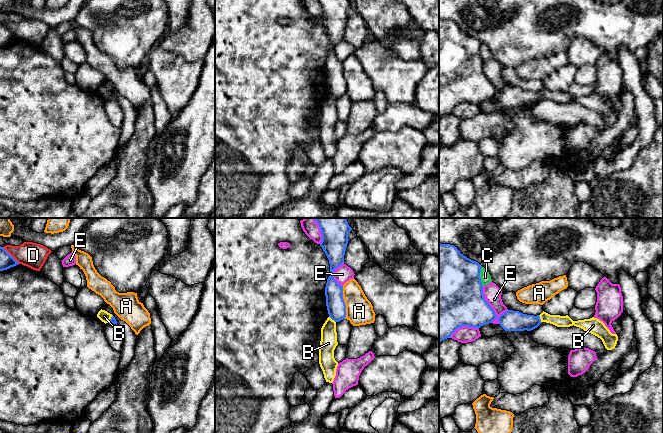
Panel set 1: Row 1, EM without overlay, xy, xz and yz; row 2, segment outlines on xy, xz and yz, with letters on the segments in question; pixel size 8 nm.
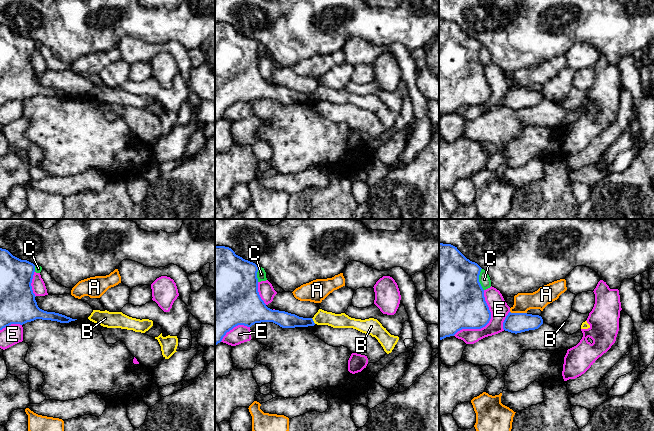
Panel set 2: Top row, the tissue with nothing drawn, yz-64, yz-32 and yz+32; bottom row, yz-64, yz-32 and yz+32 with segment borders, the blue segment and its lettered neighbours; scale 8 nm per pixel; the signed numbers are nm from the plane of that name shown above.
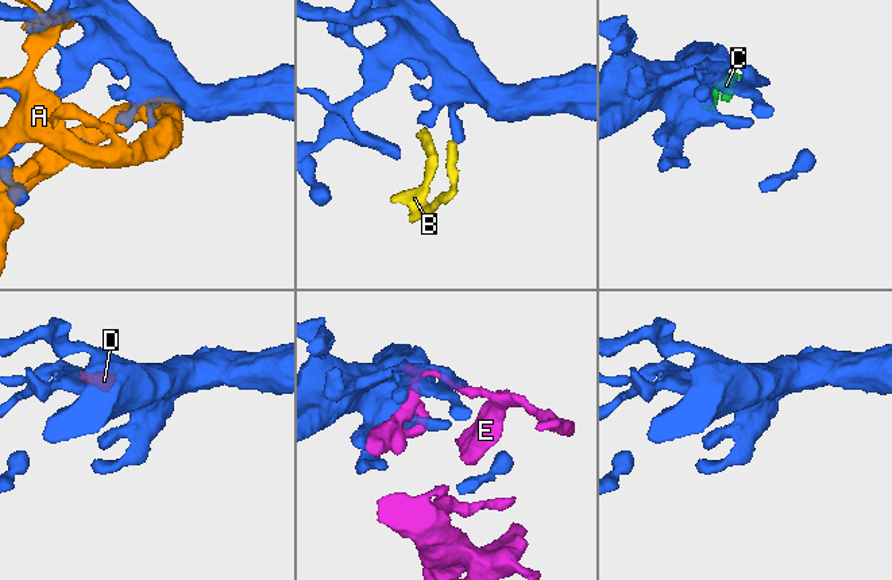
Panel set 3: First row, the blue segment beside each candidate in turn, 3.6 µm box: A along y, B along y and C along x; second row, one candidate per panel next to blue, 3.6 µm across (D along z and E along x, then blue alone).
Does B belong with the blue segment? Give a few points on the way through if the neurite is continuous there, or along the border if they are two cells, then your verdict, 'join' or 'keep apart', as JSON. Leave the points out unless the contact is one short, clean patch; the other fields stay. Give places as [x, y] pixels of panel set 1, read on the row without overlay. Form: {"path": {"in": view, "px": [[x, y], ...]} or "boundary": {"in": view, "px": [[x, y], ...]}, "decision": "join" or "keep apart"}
{"boundary": {"in": "yz", "px": [[538, 91], [541, 98]]}, "decision": "keep apart"}

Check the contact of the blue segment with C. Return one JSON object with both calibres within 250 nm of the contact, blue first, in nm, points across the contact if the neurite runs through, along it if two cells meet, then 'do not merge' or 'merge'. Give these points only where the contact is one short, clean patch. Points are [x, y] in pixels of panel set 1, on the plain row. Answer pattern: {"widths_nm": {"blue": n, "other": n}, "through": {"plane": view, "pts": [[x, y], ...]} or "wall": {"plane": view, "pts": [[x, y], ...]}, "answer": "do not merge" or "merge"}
{"widths_nm": {"blue": 500, "other": 80}, "answer": "do not merge"}

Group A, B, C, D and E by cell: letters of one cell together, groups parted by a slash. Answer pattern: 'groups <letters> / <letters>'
groups A / B / C D / E

